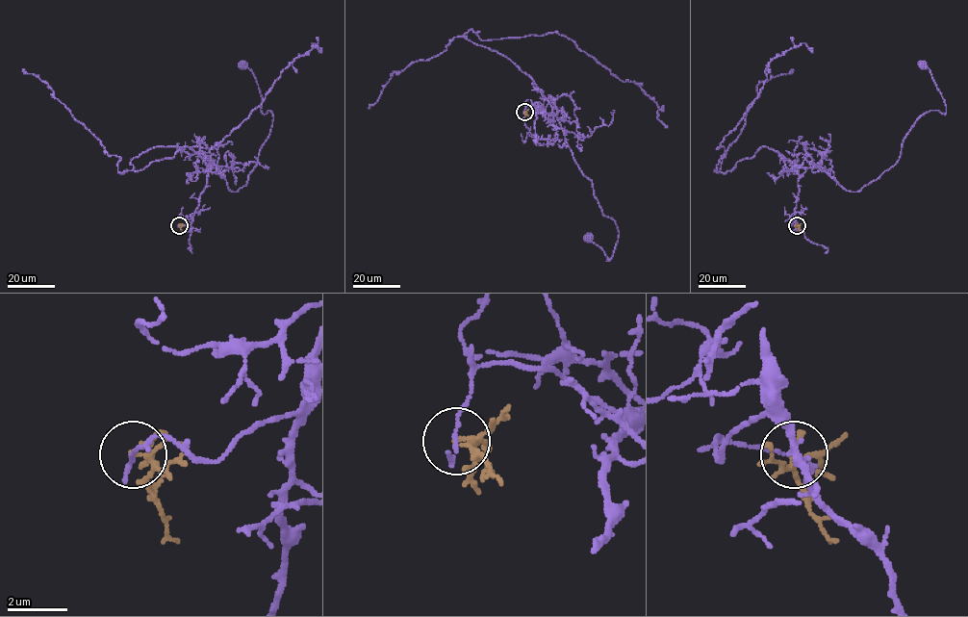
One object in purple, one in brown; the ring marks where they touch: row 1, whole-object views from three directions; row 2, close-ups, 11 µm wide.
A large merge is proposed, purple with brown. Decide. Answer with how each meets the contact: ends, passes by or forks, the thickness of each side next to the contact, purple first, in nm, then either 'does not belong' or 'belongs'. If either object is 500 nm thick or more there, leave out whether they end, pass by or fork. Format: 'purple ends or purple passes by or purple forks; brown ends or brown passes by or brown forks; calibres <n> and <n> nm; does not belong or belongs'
purple ends; brown forks; calibres 170 and 130 nm; does not belong

